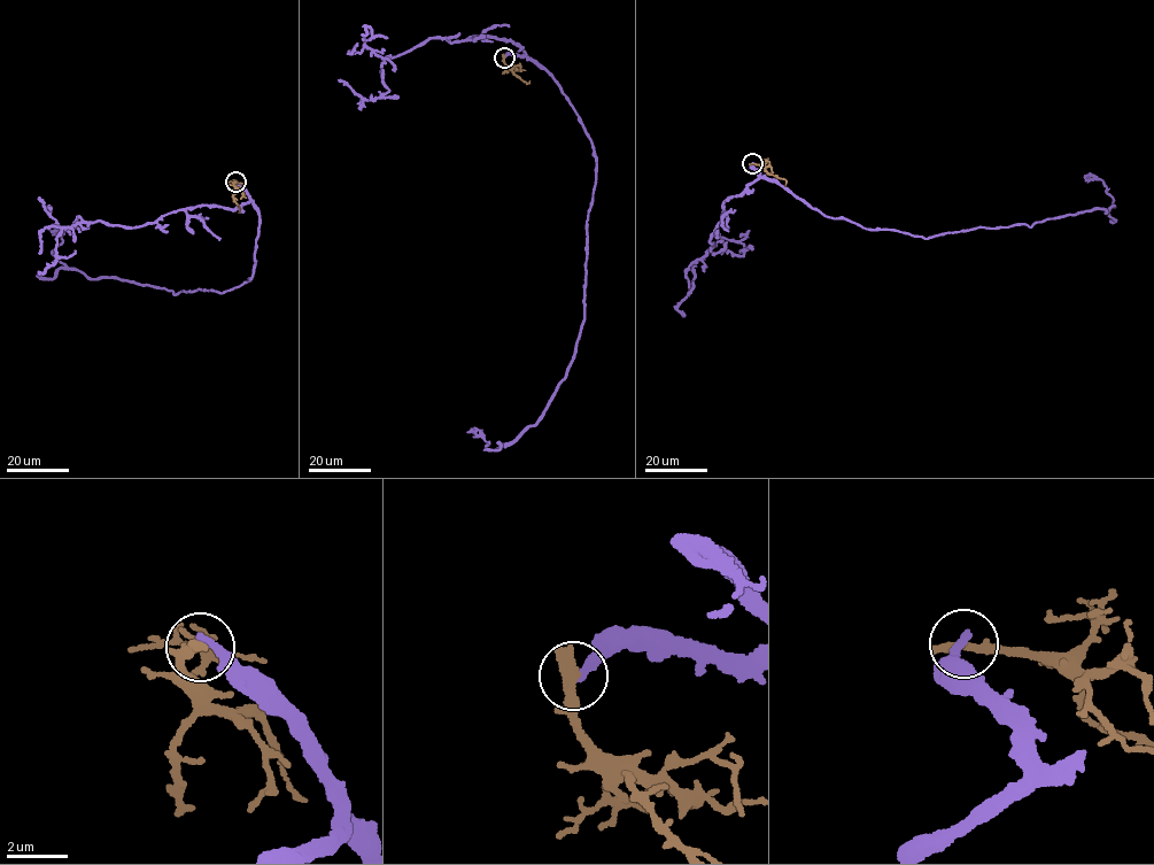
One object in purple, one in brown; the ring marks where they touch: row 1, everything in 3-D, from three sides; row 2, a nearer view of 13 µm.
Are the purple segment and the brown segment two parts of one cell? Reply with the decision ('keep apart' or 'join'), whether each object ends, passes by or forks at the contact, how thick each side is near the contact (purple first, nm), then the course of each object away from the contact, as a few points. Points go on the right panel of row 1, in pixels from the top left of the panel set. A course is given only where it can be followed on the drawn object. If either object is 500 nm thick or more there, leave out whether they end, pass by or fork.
keep apart | purple ends | brown ends | 300/440 nm | purple via (752, 163), (827, 216), (926, 238), (1106, 213), (1113, 202), (1104, 182), (1086, 178) | brown via (752, 164), (785, 180), (785, 186)

